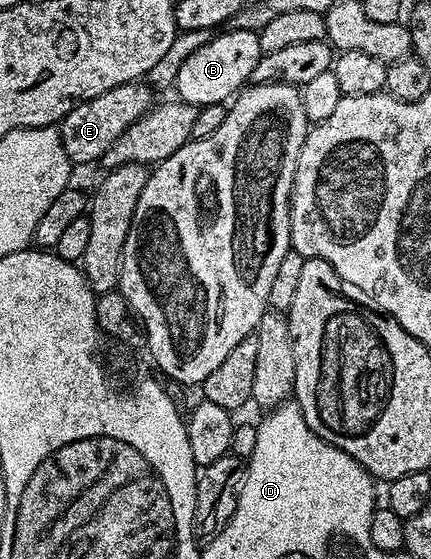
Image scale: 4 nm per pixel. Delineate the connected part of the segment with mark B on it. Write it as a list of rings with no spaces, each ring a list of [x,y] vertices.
[[[229,28],[214,33],[203,48],[191,52],[191,56],[183,60],[183,68],[179,68],[175,83],[176,97],[198,108],[228,103],[249,82],[251,71],[255,64],[259,64],[261,56],[258,31]]]

